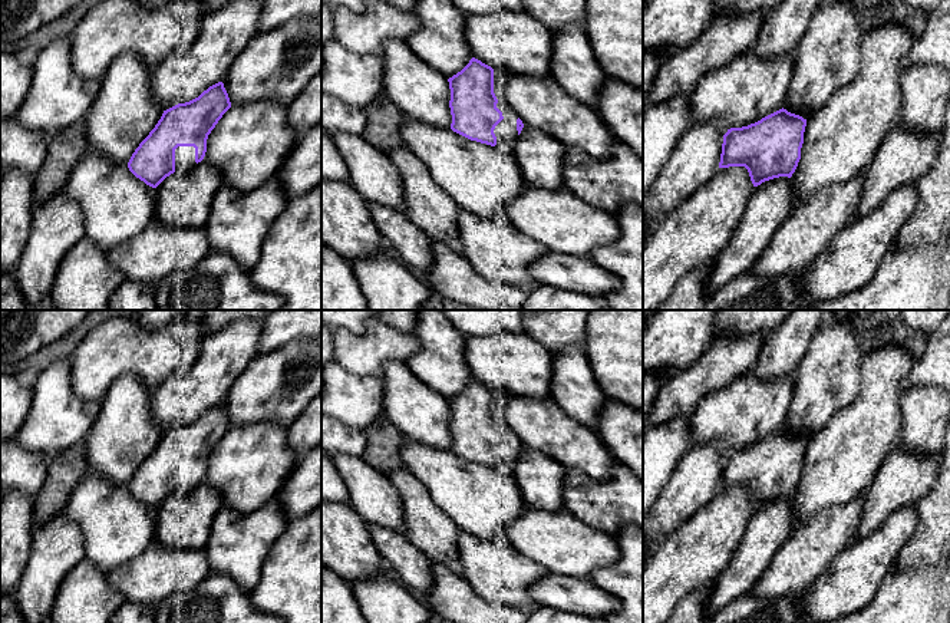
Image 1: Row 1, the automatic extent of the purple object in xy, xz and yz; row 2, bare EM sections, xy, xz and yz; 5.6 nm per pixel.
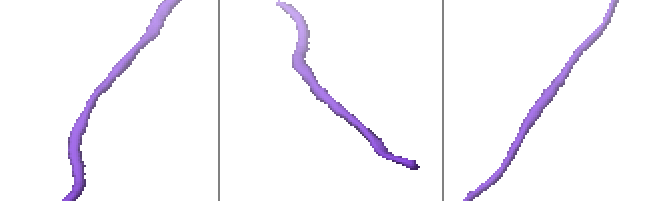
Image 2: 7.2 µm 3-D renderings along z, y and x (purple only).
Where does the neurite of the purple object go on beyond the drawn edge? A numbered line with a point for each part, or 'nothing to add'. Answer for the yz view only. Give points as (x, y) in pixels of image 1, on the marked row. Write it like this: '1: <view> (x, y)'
nothing to add

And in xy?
1: xy (184, 155)

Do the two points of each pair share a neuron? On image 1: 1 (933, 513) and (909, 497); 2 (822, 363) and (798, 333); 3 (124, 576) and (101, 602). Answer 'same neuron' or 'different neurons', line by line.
1: different neurons
2: different neurons
3: different neurons

